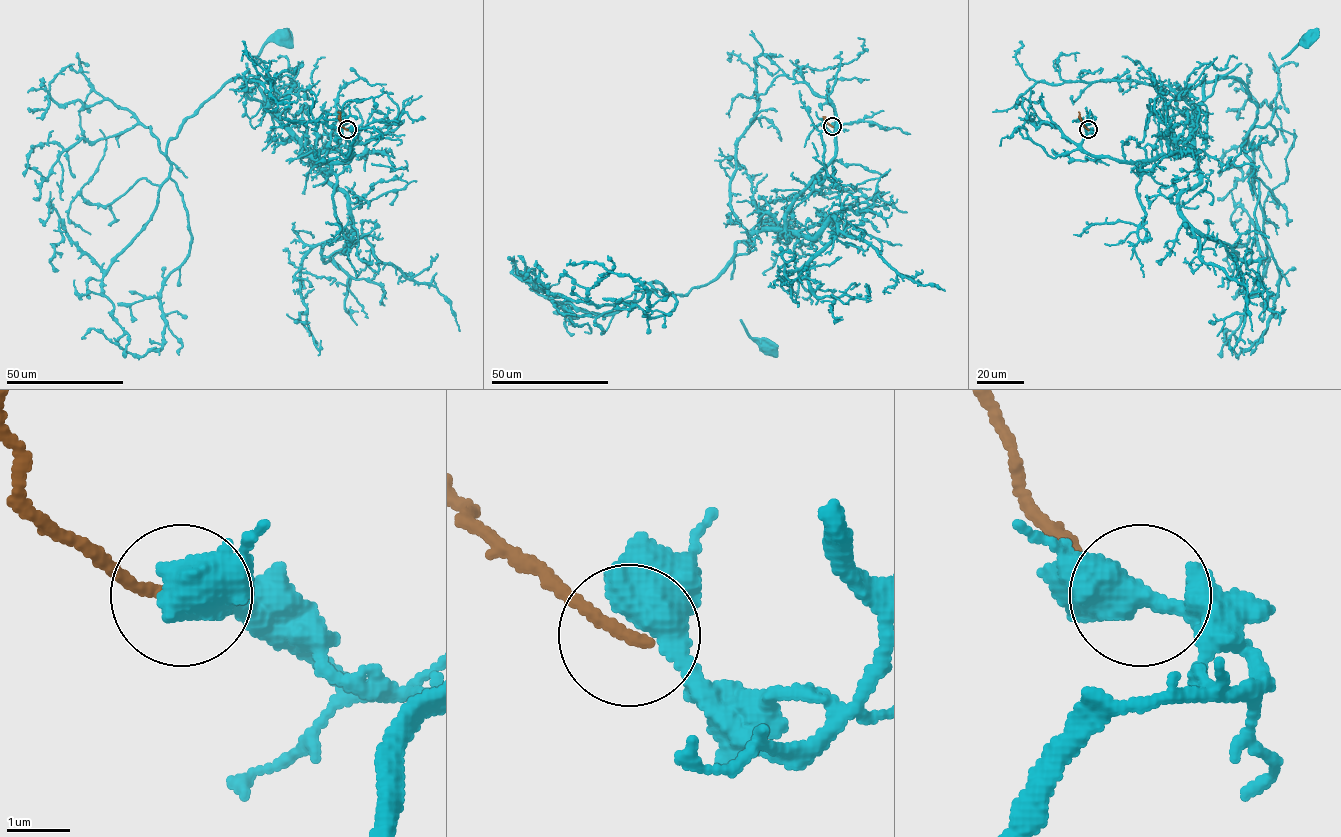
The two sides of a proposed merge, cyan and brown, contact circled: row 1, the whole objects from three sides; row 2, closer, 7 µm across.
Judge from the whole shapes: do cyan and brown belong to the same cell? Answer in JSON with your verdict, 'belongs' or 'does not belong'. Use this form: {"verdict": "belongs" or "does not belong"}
{"verdict": "belongs"}

